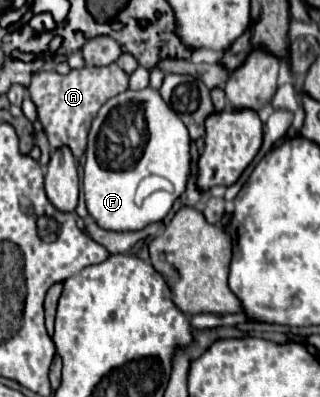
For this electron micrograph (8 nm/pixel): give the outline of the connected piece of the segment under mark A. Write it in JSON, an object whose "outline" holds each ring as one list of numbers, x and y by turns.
{"outline":[[118,64,110,66,86,66,82,70,70,70,68,76,62,76,58,72,36,72,32,76,32,84,28,86,30,98,38,108,38,120,42,122,46,136,50,140,52,148,70,146,74,156,80,158,86,150,88,130,92,124,92,118,96,118,100,106,104,102,128,88,128,74,118,68]]}

